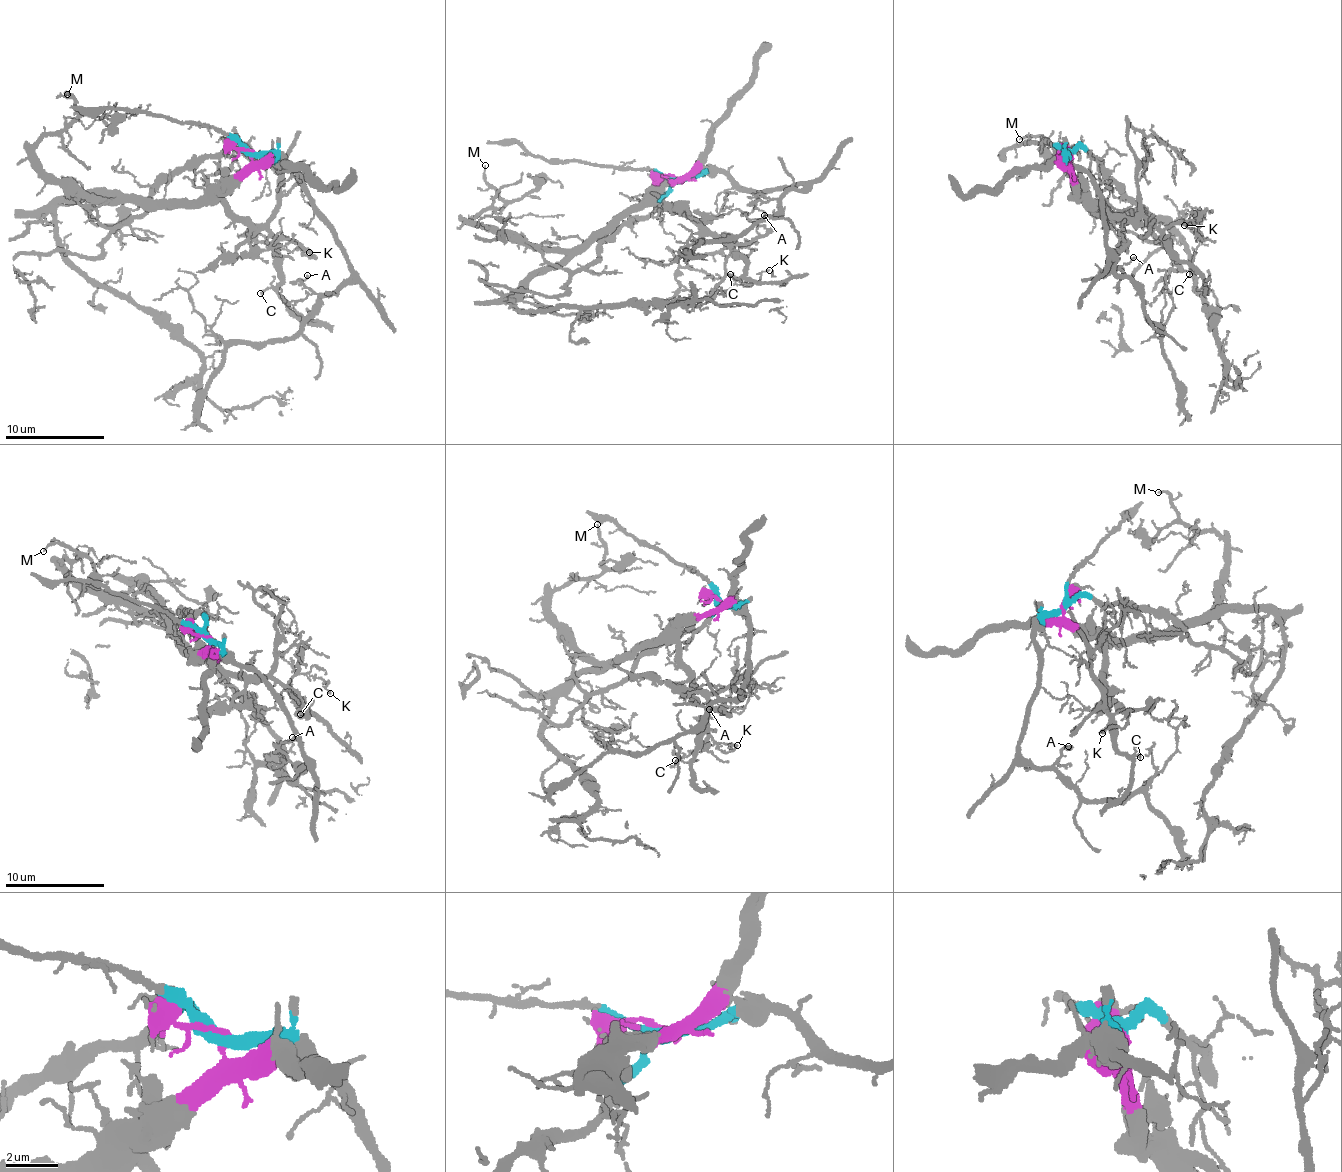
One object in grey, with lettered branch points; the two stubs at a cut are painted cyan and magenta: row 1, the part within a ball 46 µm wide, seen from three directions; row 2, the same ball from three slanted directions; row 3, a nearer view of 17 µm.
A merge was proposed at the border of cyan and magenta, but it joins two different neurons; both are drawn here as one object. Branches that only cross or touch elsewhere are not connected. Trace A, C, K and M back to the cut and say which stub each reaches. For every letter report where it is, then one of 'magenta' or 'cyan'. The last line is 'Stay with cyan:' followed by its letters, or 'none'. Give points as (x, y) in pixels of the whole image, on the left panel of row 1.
A: at (307, 275); cyan
C: at (260, 293); magenta
K: at (309, 252); magenta
M: at (67, 94); magenta
Stay with cyan: A

